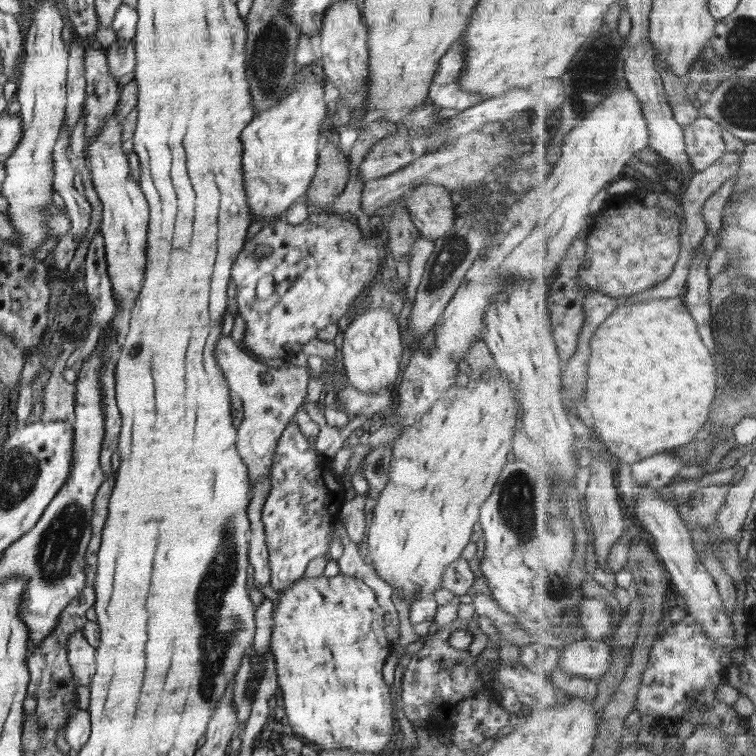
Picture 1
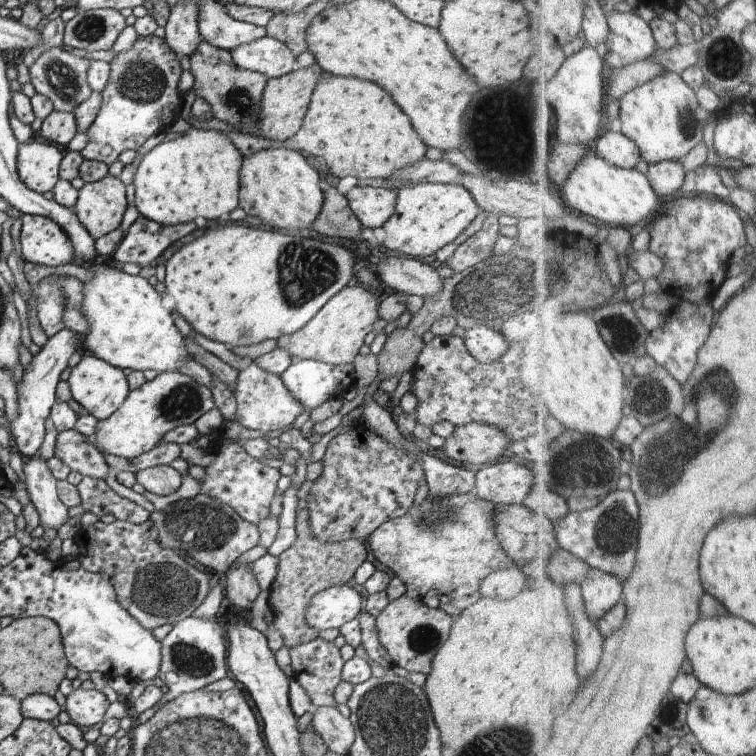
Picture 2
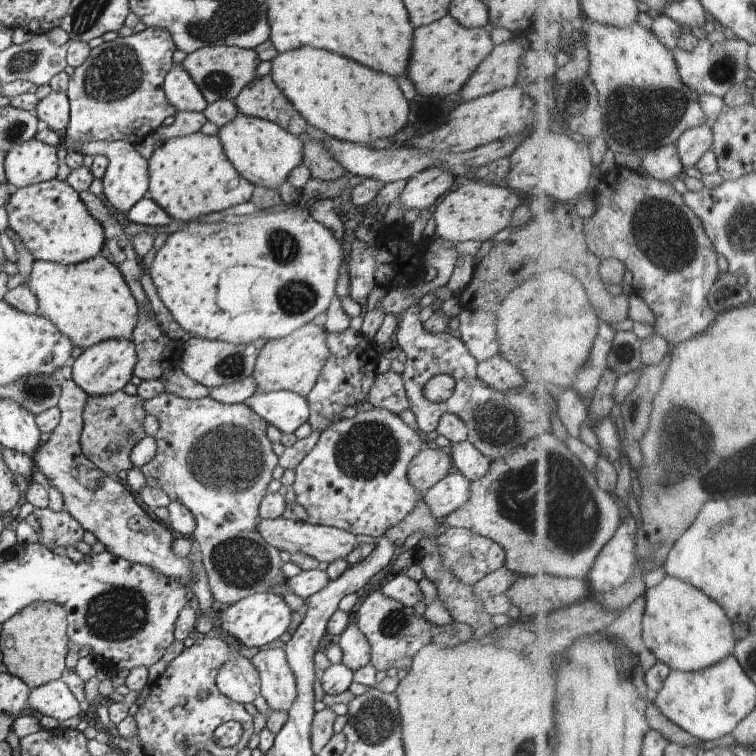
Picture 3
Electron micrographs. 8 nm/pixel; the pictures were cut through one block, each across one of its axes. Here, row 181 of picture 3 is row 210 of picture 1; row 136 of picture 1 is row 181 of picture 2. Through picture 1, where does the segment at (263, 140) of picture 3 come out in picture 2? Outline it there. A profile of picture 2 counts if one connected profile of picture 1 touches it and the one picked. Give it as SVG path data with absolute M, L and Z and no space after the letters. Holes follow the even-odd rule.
M284 147L262 149L244 157L241 168L239 207L246 214L260 218L272 228L304 230L312 228L323 205L324 193L320 189L318 171L306 159L302 151Z

